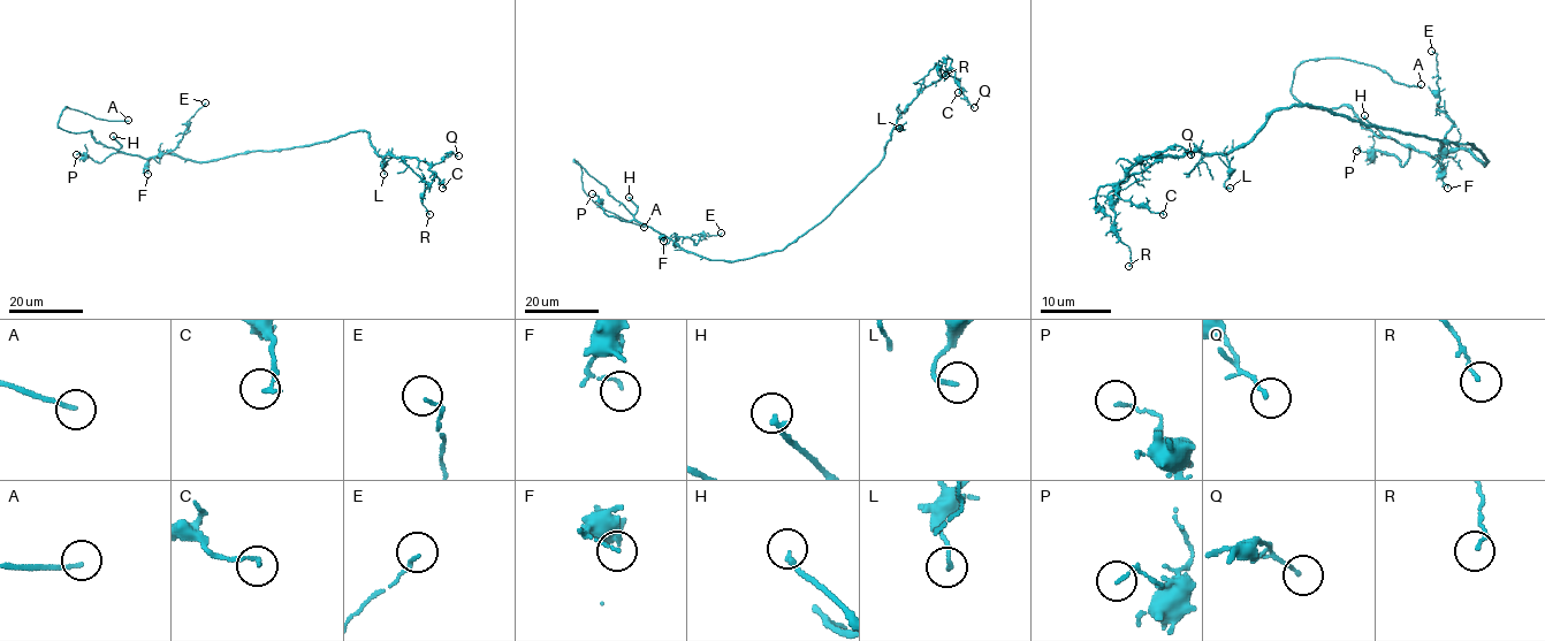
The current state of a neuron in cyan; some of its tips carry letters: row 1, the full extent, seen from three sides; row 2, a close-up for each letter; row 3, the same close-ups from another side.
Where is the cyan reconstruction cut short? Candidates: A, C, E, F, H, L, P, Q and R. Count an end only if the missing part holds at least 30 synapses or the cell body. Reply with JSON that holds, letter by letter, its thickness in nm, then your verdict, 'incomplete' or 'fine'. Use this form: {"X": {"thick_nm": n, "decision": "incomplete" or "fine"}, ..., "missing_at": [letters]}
{"A": {"thick_nm": 150, "decision": "incomplete"}, "C": {"thick_nm": 160, "decision": "fine"}, "E": {"thick_nm": 110, "decision": "fine"}, "F": {"thick_nm": 100, "decision": "fine"}, "H": {"thick_nm": 200, "decision": "fine"}, "L": {"thick_nm": 140, "decision": "fine"}, "P": {"thick_nm": 110, "decision": "fine"}, "Q": {"thick_nm": 120, "decision": "fine"}, "R": {"thick_nm": 130, "decision": "fine"}, "missing_at": ["A"]}

